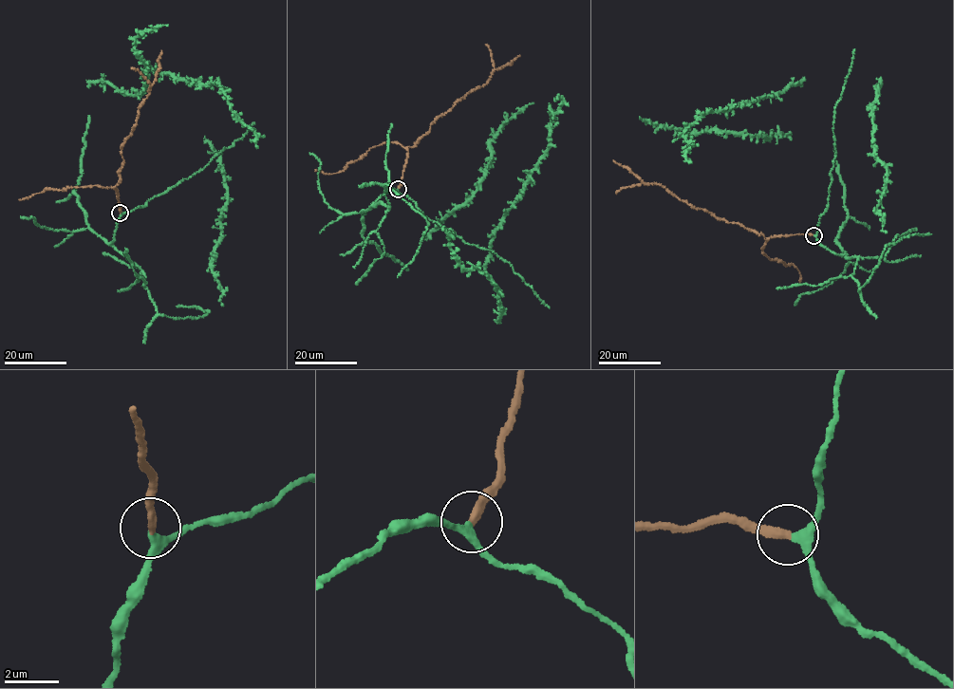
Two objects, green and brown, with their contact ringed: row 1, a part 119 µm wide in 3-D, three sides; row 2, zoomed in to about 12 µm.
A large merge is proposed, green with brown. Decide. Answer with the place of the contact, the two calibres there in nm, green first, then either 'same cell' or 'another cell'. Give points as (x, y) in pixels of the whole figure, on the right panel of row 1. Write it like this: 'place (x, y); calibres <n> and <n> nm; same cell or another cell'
place (813, 235); calibres 280 and 320 nm; same cell

